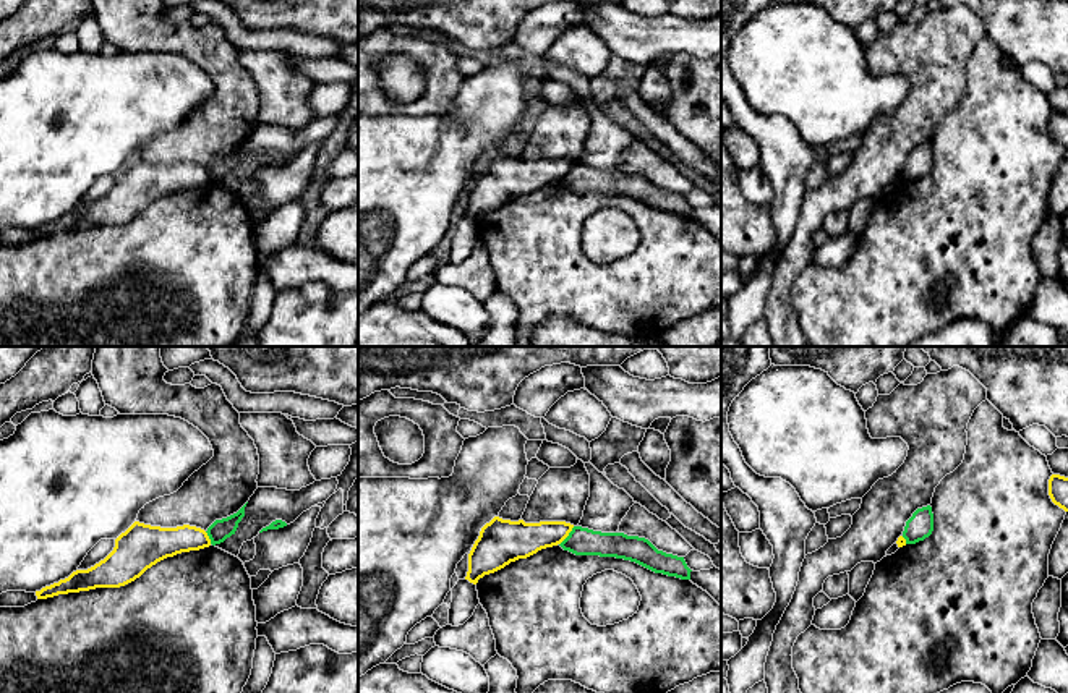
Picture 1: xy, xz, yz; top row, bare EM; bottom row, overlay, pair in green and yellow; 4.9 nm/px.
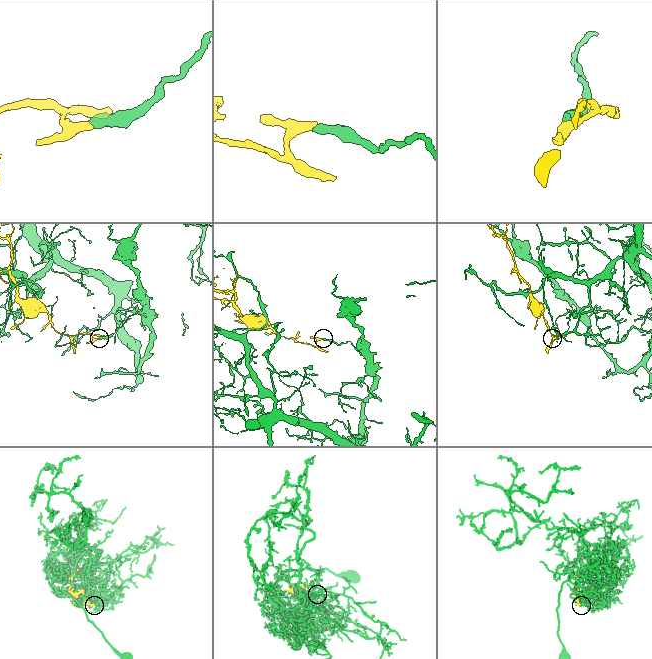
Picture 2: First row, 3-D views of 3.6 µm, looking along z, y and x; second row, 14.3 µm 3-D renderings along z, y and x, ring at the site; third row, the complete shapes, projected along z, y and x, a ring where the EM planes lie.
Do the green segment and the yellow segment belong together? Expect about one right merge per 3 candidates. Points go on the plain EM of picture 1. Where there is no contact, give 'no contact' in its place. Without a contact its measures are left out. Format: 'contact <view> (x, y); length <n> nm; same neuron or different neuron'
contact xz (568, 174); length 120 nm; different neuron

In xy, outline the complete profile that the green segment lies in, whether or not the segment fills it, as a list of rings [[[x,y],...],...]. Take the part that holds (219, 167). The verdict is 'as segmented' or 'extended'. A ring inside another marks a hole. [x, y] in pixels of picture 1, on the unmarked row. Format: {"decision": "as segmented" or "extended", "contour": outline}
{"decision": "as segmented", "contour": [[[246,141],[237,151],[233,151],[227,155],[222,155],[222,157],[216,157],[207,165],[206,170],[207,170],[212,183],[224,180],[227,175],[235,172],[238,160],[245,154],[245,144],[246,144]]]}

